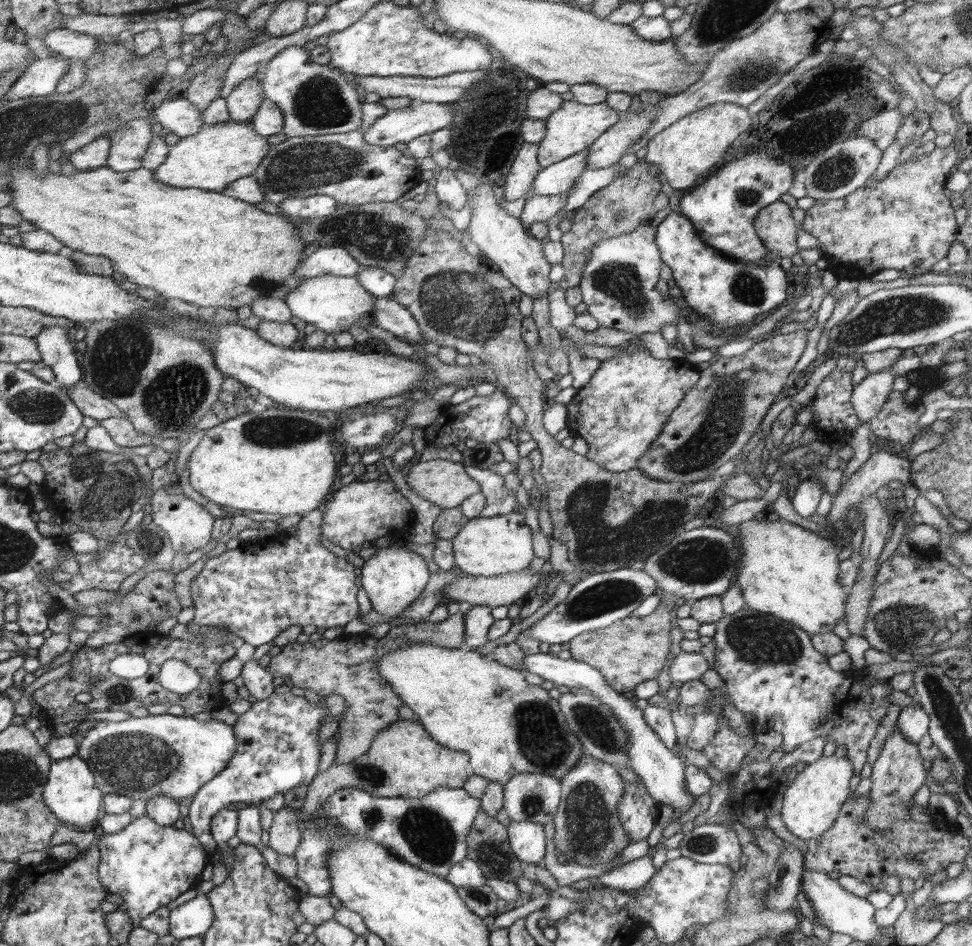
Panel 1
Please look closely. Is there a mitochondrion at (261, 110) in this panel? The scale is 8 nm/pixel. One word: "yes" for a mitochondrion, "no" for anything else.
no

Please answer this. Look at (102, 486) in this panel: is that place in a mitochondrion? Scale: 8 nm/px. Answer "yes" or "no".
yes

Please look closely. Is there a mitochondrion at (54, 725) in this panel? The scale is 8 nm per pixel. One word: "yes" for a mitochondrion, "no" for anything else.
no

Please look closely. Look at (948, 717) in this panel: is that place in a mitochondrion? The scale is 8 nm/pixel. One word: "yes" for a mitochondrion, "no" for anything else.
yes

